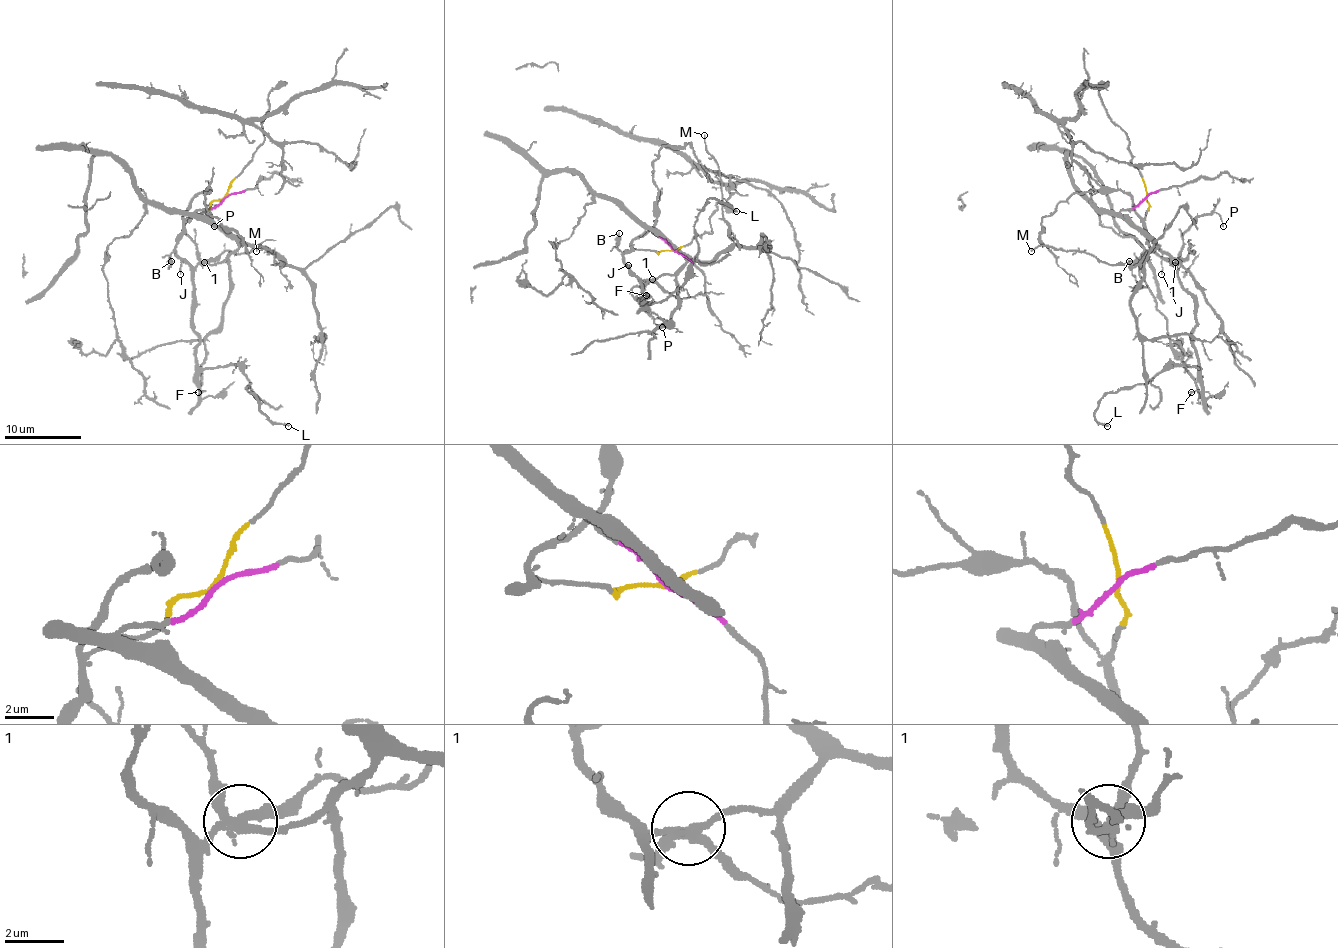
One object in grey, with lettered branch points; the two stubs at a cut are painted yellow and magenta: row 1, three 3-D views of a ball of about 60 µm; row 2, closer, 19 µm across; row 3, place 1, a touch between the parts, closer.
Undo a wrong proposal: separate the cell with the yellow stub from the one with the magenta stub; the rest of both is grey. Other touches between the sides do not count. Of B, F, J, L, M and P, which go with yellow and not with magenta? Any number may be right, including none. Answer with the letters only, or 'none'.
B, F, J, L

